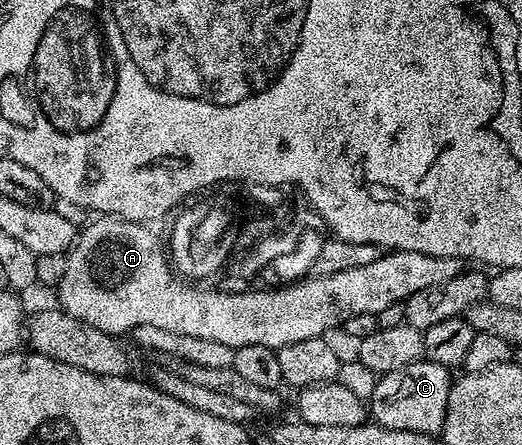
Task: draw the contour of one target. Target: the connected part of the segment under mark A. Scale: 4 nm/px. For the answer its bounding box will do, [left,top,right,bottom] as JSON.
[57,216,465,348]

